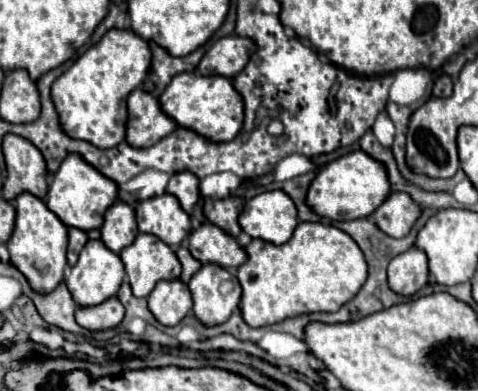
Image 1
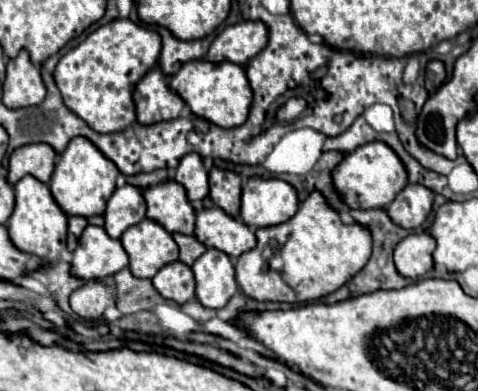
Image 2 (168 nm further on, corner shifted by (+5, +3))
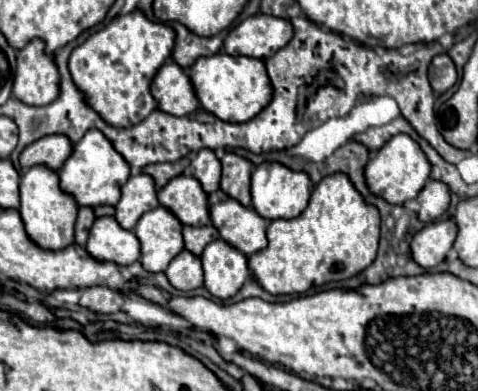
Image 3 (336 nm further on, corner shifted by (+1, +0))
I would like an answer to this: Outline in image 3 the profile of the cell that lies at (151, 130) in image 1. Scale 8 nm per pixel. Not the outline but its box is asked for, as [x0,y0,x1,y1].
[150,61,198,117]

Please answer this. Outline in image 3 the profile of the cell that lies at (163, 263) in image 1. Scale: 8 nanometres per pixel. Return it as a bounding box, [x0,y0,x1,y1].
[134,207,184,273]

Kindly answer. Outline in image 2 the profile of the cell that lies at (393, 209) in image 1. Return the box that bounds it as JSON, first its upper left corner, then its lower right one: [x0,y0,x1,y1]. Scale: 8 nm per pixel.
[386,184,434,228]

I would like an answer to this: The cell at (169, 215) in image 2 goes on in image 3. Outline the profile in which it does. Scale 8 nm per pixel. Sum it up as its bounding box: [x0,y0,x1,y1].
[158,175,210,225]

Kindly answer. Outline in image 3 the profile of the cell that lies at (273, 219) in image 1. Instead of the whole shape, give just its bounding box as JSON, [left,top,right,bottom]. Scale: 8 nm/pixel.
[252,163,312,221]

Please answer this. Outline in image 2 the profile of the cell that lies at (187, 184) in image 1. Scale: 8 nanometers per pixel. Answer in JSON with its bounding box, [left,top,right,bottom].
[176,154,208,202]

